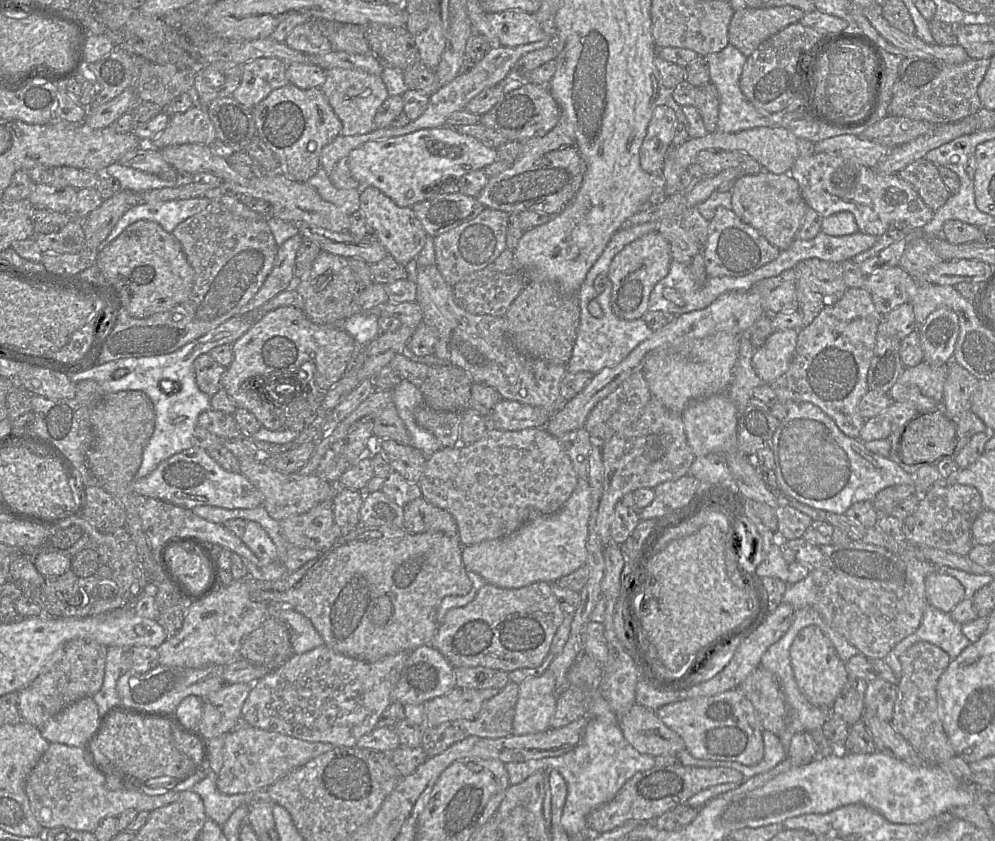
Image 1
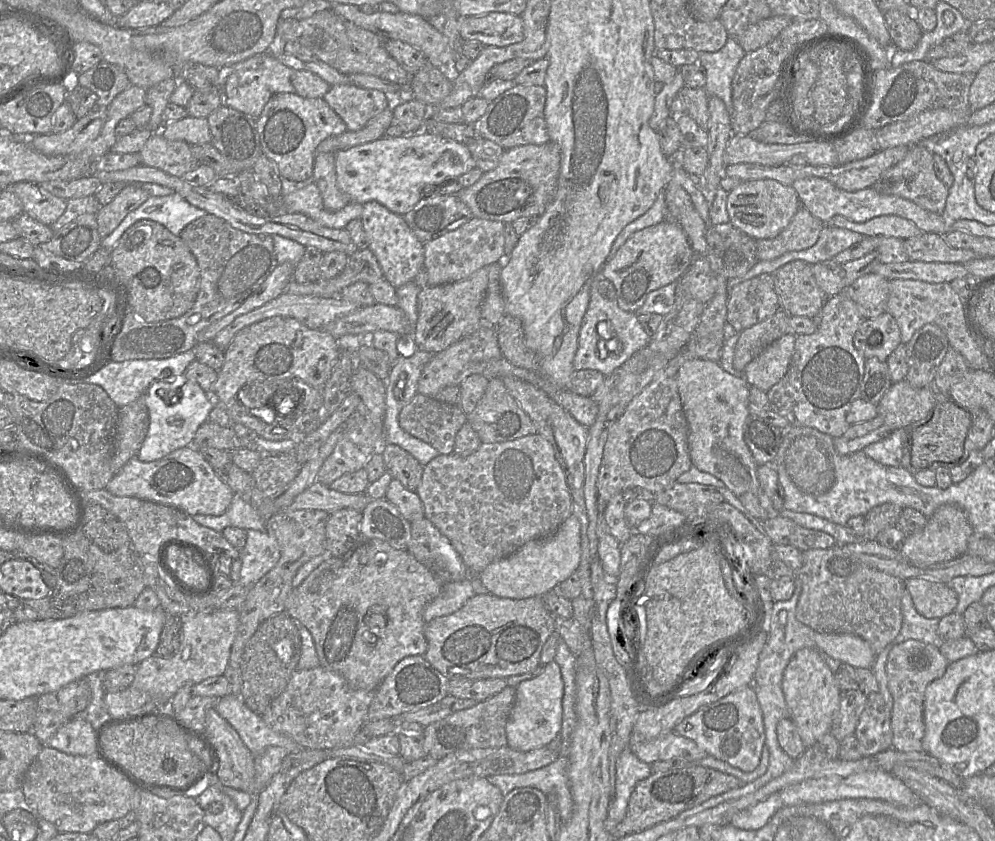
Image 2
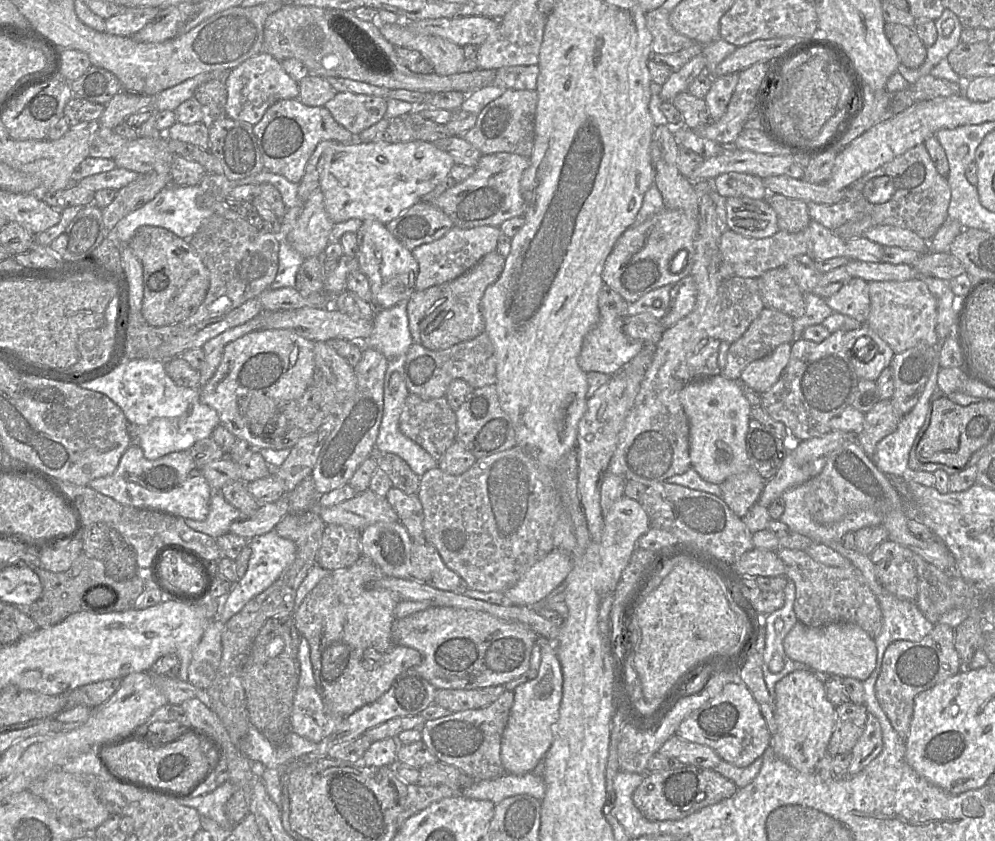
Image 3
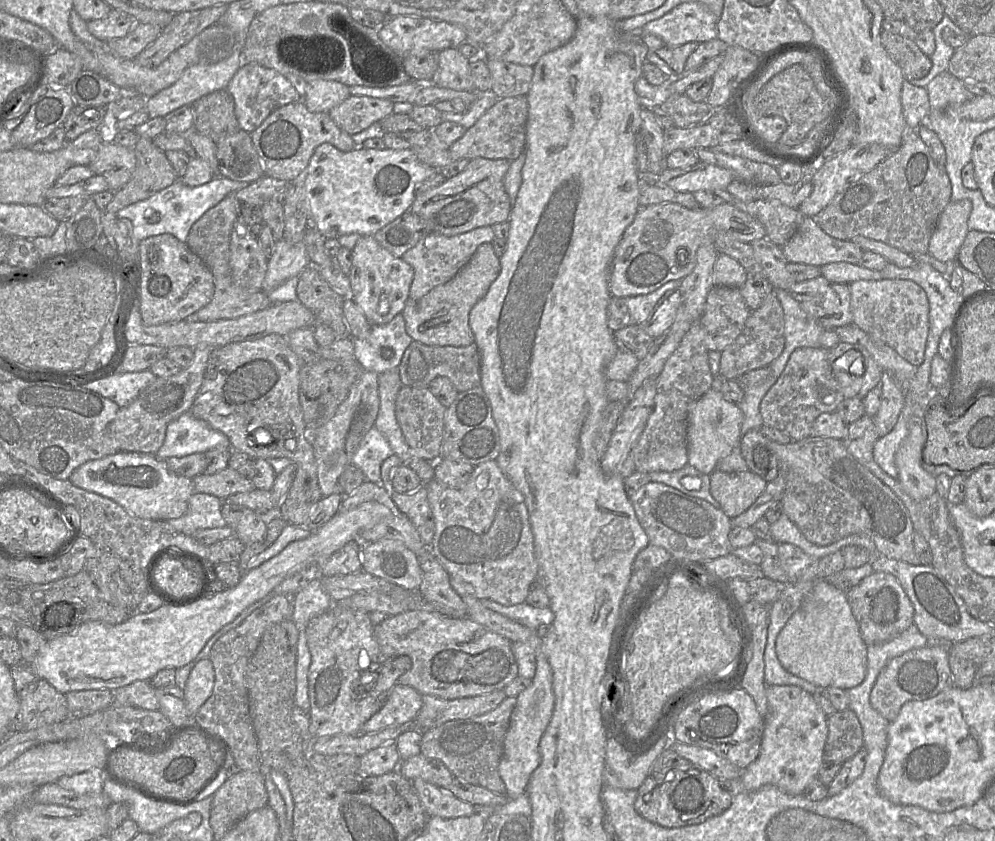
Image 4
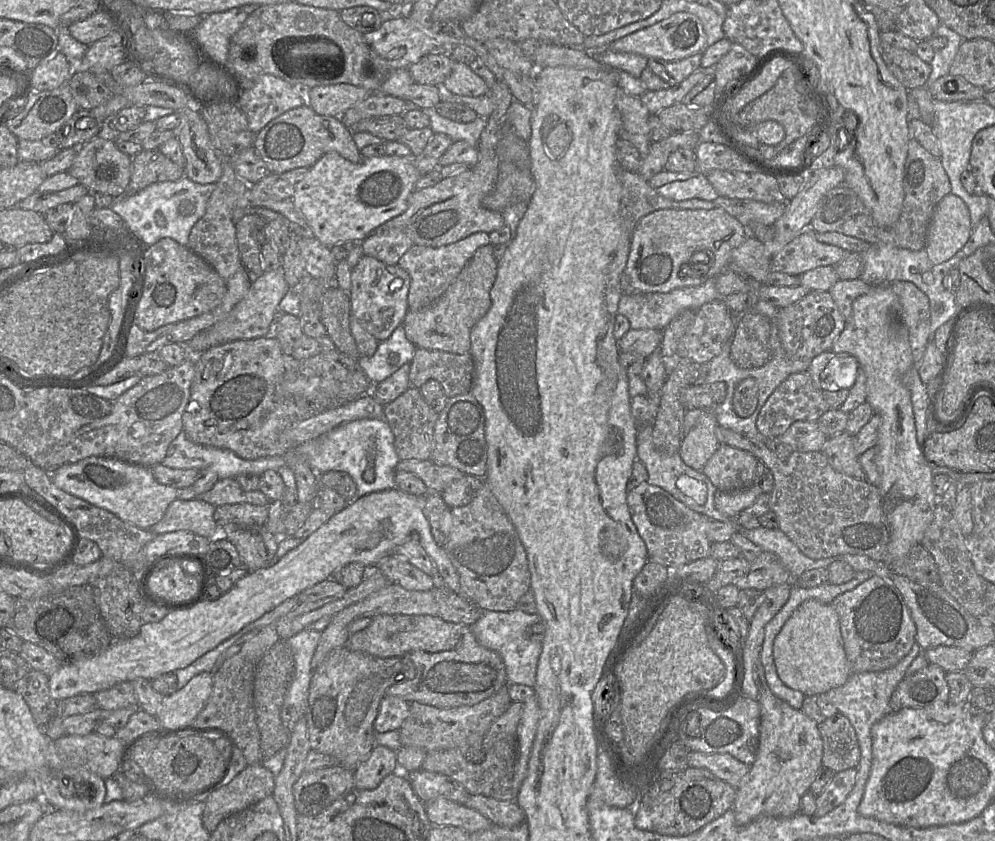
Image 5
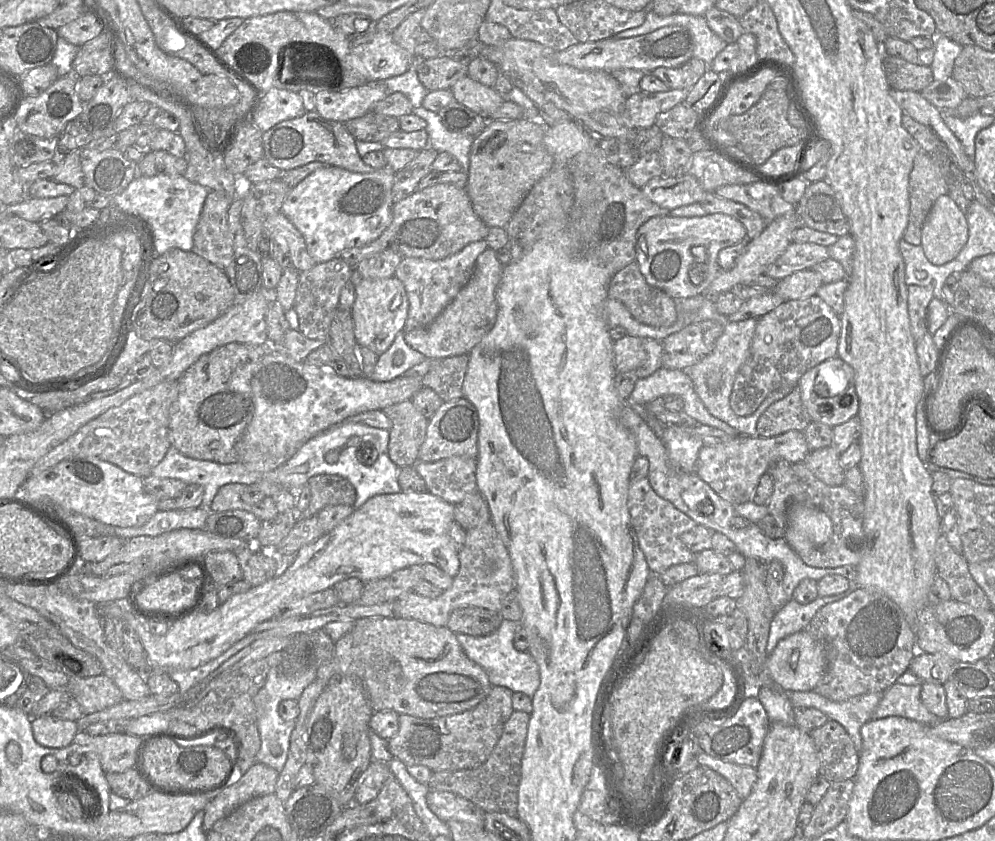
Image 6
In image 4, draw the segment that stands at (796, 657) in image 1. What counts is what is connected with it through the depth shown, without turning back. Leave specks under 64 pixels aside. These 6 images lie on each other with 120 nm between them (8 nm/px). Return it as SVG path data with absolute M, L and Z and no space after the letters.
M766 685L768 713L758 757L744 770L738 789L756 791L772 785L779 790L799 795L817 777L824 762L824 747L828 736L828 717L815 702L812 694L794 685Z

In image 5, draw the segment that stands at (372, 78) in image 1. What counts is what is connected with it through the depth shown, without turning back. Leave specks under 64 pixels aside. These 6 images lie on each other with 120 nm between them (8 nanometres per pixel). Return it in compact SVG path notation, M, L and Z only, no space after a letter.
M371 94L368 98L346 110L341 122L351 128L360 120L383 115L402 115L406 101L391 95Z

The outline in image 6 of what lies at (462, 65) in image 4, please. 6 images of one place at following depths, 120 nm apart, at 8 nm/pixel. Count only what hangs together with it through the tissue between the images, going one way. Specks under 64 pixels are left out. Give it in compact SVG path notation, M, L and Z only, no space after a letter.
M468 75L459 79L450 90L457 102L487 120L504 100L508 100L497 93L493 87L485 86L471 79Z

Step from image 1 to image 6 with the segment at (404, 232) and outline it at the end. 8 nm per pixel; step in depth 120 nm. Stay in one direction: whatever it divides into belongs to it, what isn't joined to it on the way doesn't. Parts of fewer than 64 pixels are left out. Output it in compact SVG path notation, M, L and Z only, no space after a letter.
M395 276L385 279L360 278L355 286L355 301L351 309L355 338L358 346L364 346L378 356L386 352L396 335L404 331L409 302L403 283Z

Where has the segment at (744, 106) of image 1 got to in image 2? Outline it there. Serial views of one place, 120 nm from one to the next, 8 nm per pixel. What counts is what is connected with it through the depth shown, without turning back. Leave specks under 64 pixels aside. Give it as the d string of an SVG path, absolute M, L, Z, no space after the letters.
M728 38L725 45L717 52L698 52L698 64L706 72L705 89L709 96L721 99L732 115L732 81L738 64L746 52L734 38Z

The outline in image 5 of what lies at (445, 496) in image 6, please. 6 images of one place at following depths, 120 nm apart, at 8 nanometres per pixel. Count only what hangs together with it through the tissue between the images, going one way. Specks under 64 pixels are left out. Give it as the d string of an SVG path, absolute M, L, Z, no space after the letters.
M400 460L396 472L407 471L418 476L429 492L441 494L452 482L462 478L465 473L450 466L440 466L431 460Z

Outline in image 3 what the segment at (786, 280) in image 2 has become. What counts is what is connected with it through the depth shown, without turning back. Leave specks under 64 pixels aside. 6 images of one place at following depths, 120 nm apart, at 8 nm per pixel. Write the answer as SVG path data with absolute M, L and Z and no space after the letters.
M785 267L770 269L757 279L765 307L780 310L794 319L805 314L803 292Z

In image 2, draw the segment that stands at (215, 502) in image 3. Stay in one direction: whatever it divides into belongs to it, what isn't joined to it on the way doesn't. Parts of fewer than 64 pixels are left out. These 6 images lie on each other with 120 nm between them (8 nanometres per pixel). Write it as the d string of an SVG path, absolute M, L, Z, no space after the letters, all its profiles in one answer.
M235 494L229 508L223 515L212 516L197 514L191 516L201 526L217 532L222 532L226 527L266 531L266 520L249 502L244 501L240 495Z

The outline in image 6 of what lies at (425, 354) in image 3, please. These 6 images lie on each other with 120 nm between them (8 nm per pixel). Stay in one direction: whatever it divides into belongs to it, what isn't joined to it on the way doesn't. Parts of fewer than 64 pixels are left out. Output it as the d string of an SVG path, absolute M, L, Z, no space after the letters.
M469 354L432 359L422 384L434 390L444 402L460 399L468 364Z

